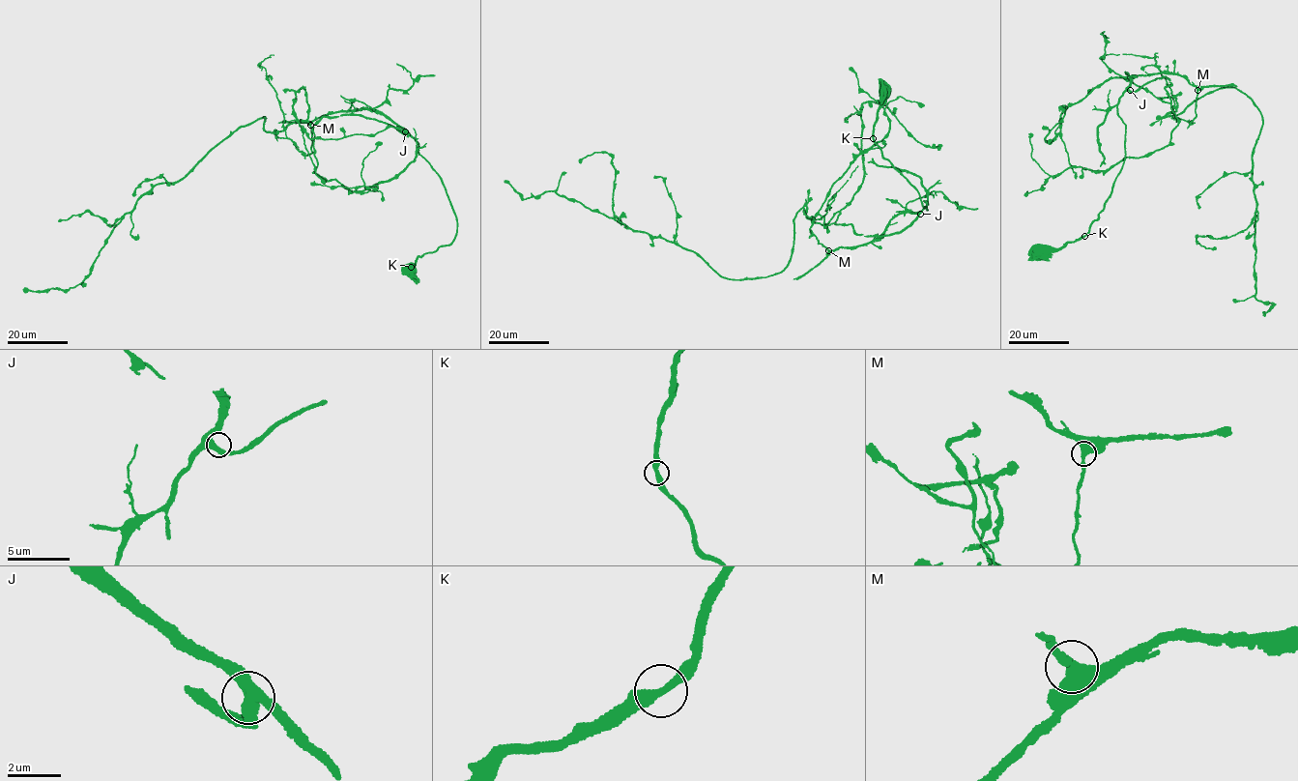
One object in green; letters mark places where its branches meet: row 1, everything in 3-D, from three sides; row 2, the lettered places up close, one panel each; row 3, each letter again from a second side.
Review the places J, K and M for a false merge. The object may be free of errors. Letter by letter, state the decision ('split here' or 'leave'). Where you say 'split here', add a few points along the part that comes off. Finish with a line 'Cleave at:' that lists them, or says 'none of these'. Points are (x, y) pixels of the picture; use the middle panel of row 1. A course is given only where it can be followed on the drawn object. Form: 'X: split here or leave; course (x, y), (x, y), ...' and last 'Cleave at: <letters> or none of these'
J: leave
K: leave
M: leave
Cleave at: none of these

